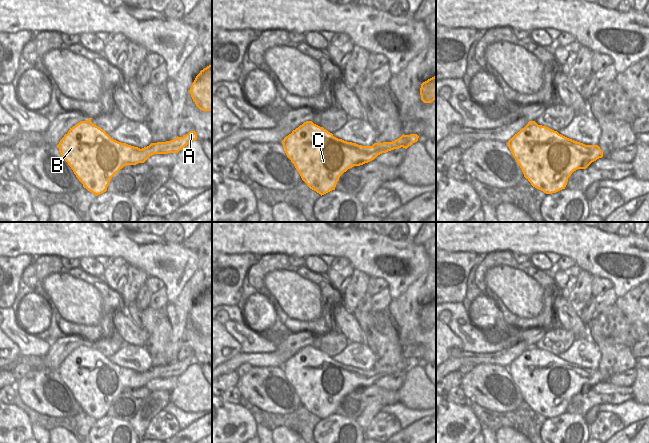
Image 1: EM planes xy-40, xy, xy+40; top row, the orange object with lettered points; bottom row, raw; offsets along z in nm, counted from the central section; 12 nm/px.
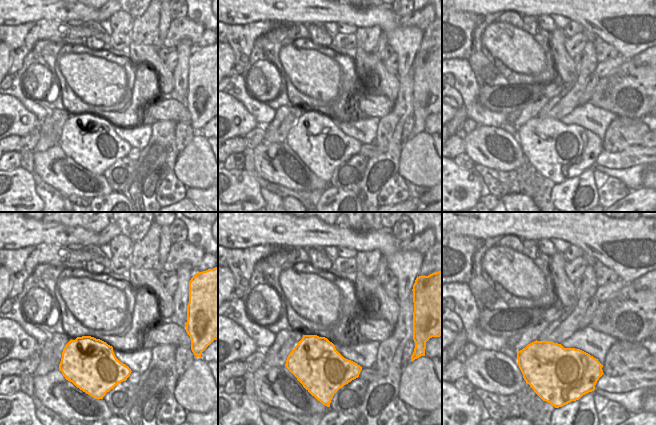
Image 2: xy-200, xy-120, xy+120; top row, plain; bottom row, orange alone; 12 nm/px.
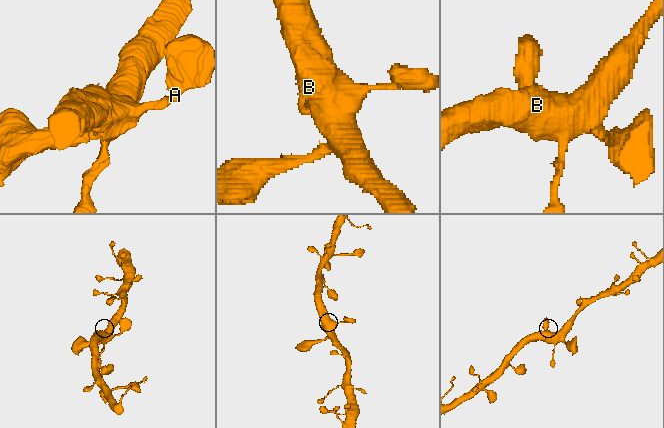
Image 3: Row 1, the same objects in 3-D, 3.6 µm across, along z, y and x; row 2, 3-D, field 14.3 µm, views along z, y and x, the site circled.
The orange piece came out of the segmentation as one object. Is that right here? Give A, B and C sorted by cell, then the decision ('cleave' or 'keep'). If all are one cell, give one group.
groups A B C; keep

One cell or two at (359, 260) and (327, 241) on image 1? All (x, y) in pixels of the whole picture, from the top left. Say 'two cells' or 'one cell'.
one cell

